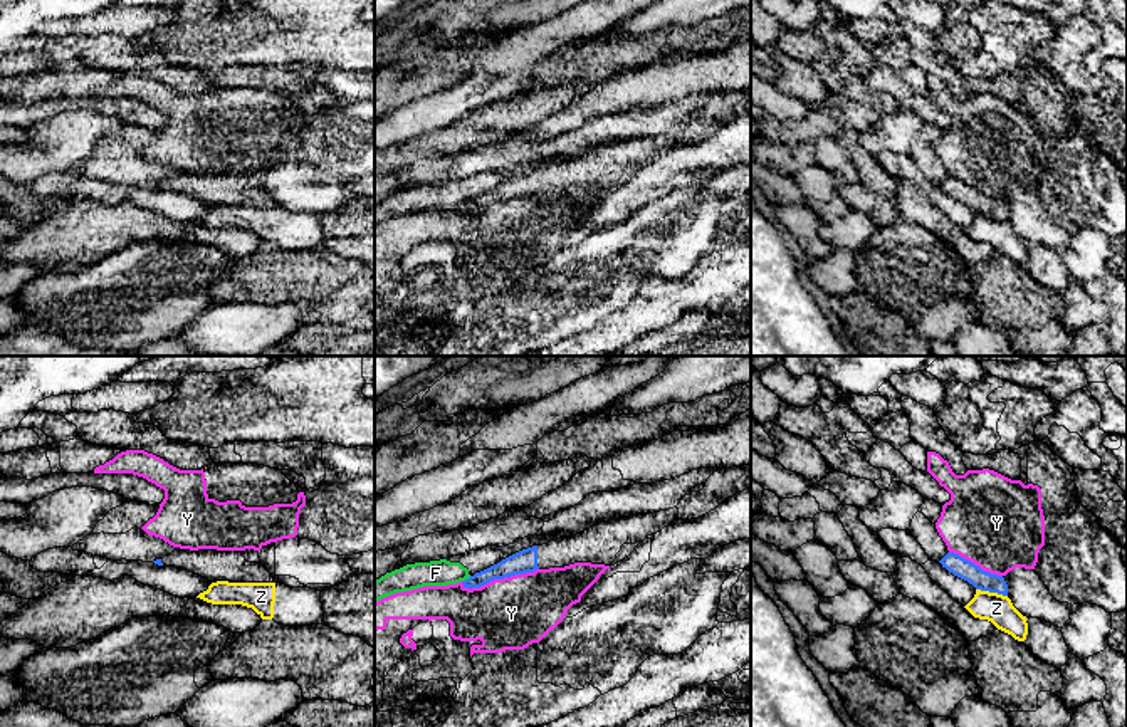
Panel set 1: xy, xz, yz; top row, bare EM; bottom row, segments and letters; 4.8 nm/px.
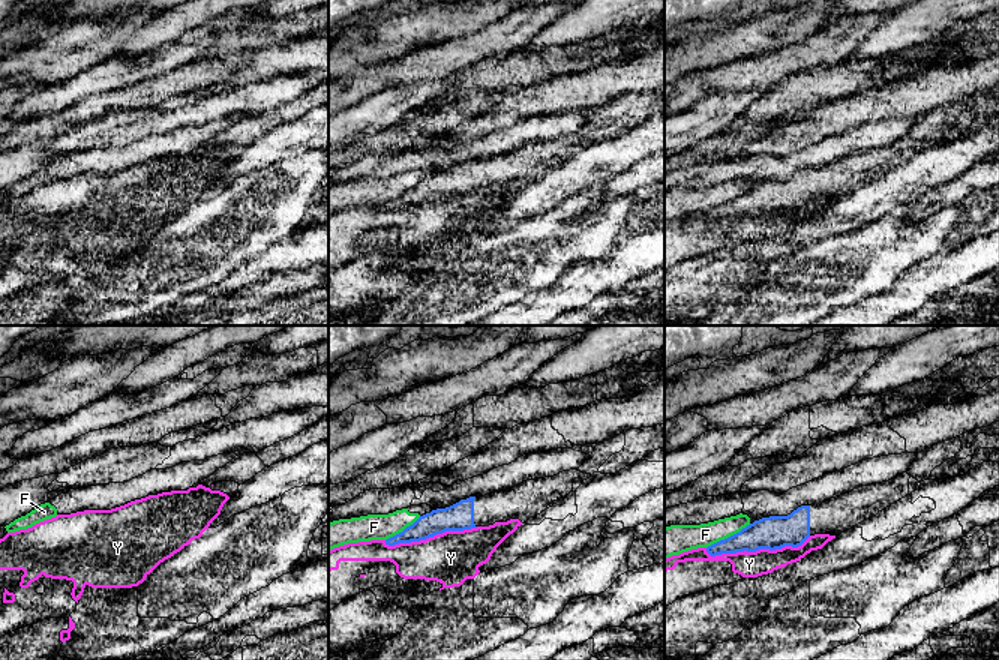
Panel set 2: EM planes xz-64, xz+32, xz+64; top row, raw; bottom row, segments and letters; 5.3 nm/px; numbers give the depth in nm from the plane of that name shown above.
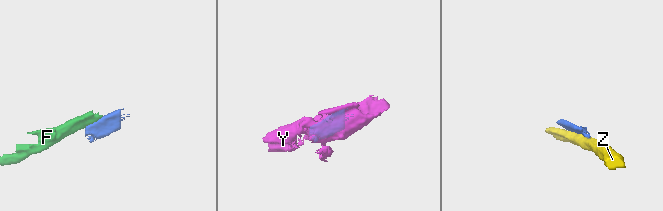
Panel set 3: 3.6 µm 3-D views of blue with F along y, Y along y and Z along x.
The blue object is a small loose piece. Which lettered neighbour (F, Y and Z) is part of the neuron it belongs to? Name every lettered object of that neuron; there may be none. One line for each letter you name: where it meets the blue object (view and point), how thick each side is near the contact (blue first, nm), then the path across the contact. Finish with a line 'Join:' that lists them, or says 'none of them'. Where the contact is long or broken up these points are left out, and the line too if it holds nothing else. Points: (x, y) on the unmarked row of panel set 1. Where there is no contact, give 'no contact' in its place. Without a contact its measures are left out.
Join: none of them

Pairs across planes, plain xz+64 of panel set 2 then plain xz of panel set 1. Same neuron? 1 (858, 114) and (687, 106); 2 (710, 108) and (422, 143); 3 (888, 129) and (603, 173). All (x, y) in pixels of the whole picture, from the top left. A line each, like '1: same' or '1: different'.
1: different
2: different
3: different

